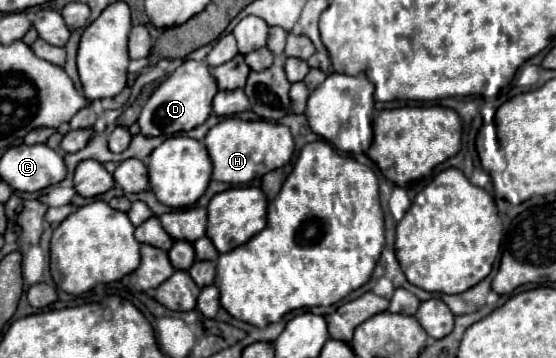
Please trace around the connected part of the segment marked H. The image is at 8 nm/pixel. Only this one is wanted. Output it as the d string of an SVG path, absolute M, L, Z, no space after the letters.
M225 118L207 132L205 148L213 162L213 180L227 184L249 184L255 178L261 178L291 160L293 136L285 124L271 124L263 120L243 122L237 118Z

